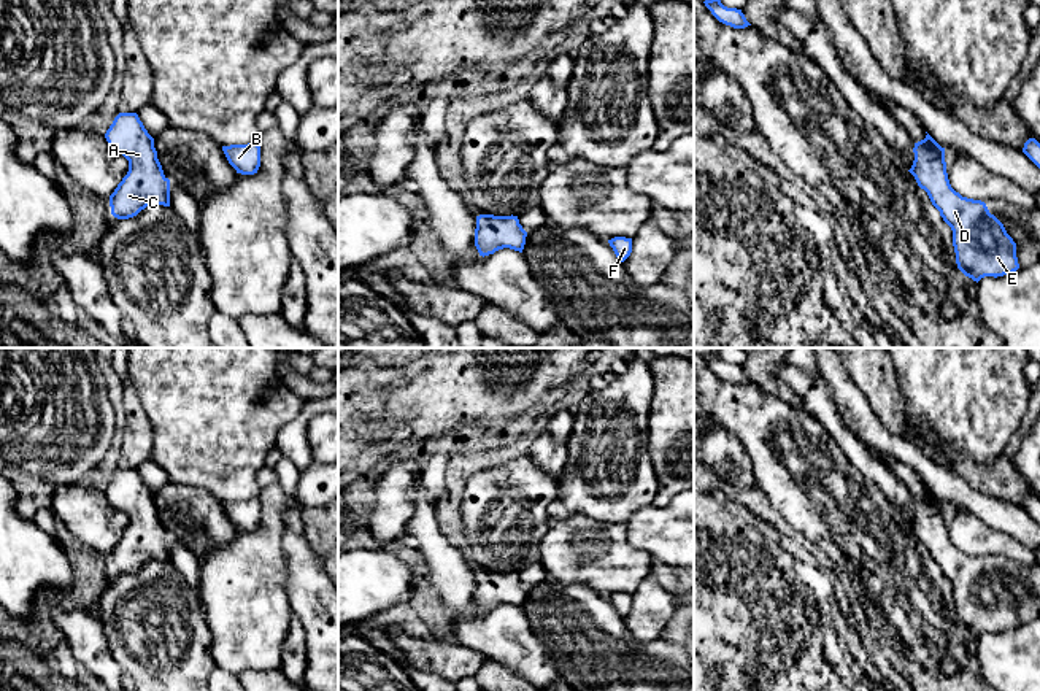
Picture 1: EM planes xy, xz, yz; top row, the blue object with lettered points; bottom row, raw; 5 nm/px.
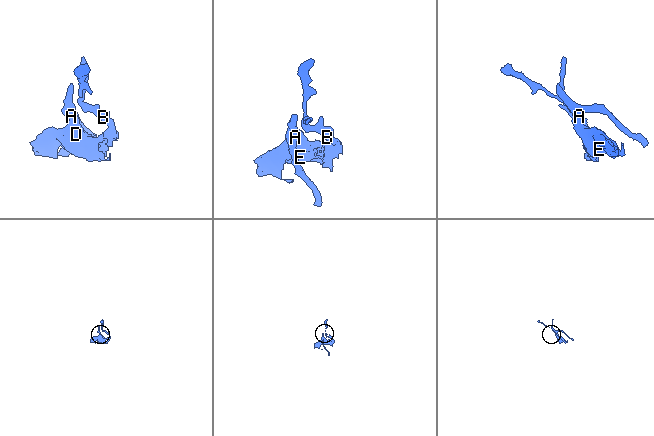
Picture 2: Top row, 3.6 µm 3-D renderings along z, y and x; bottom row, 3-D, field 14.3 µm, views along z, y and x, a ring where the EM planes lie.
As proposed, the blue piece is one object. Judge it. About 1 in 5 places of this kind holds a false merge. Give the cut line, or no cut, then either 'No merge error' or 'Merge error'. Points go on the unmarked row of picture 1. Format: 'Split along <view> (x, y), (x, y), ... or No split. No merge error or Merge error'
No split. No merge error

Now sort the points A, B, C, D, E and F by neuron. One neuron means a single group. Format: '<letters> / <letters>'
A B C D E F

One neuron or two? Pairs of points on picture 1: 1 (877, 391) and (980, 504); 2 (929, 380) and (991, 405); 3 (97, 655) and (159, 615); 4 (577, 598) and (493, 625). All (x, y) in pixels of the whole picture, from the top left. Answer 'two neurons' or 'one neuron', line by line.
1: two neurons
2: one neuron
3: two neurons
4: two neurons

